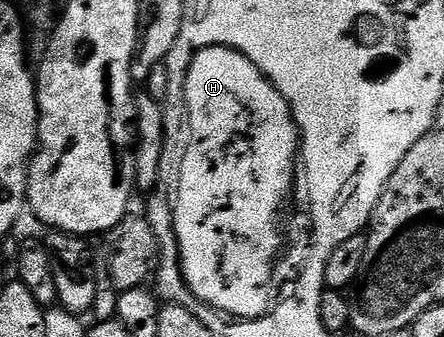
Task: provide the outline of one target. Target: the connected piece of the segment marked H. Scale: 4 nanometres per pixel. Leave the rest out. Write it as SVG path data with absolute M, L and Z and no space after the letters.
M208 47L197 52L187 73L185 100L189 114L187 126L189 136L193 139L193 147L190 147L189 156L185 160L182 183L176 191L177 200L173 202L177 248L181 254L181 272L184 273L189 288L197 291L201 298L209 299L210 302L217 303L217 306L225 307L228 311L236 311L240 315L258 315L261 311L266 312L271 308L269 286L273 283L273 262L283 251L277 246L277 215L286 210L288 203L285 202L288 201L289 194L293 191L293 181L295 181L294 171L290 168L294 144L293 124L285 109L286 102L274 94L272 87L269 87L267 77L260 71L258 64L252 63L242 51L236 51L234 47Z

